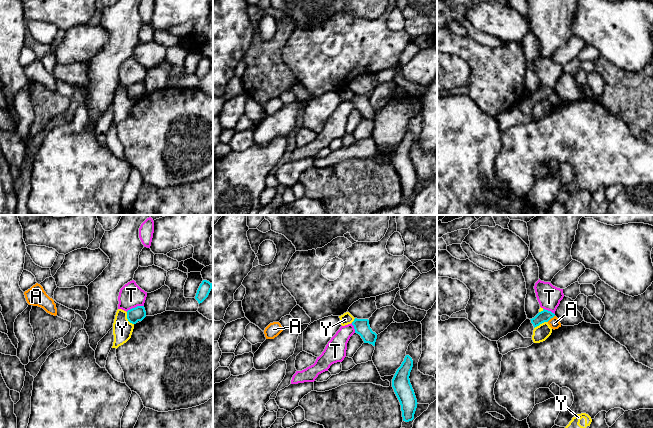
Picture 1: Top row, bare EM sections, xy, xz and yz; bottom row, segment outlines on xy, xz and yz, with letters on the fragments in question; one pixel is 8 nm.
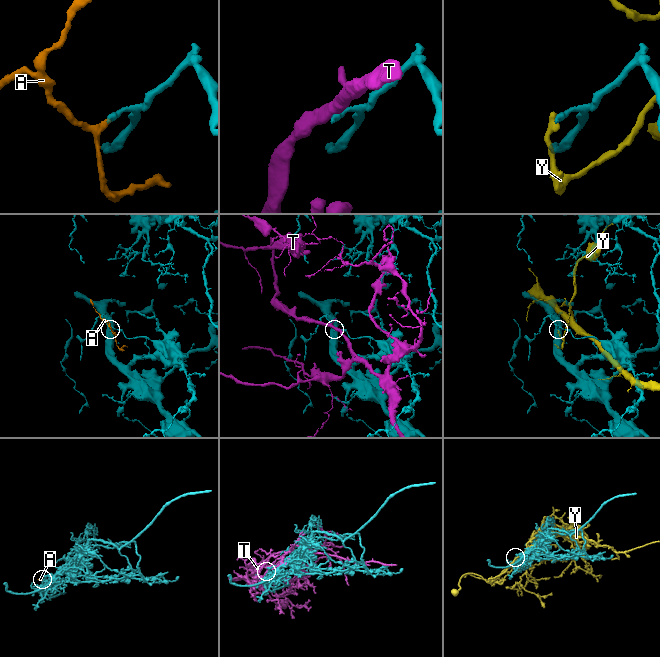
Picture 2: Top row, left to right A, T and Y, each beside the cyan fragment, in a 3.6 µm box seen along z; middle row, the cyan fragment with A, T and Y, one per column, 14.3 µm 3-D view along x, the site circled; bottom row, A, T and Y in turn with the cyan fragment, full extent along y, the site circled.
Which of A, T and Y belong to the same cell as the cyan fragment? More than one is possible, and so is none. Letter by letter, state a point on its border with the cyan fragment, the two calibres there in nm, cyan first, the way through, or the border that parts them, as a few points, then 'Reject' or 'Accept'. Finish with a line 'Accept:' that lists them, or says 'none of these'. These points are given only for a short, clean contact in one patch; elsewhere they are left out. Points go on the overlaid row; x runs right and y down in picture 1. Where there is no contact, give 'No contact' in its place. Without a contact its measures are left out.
A: Touches cyan at yz (550, 318). Thickness 100 nm (cyan) against 90 nm. Boundary: yz (554, 315), (547, 321). Reject
T: Touches cyan at xy (135, 307). Thickness 120 nm (cyan) against 190 nm. Reject
Y: Touches cyan at xy (127, 318). Thickness 120 nm (cyan) against 160 nm. Reject
Accept: none of these

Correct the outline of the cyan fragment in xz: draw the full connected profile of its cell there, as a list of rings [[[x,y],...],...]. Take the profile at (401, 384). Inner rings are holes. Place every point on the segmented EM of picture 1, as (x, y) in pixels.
[[[406,355],[404,361],[397,369],[392,379],[392,387],[400,402],[403,421],[405,422],[414,419],[414,414],[418,404],[409,379],[412,367],[413,360],[409,355]]]

